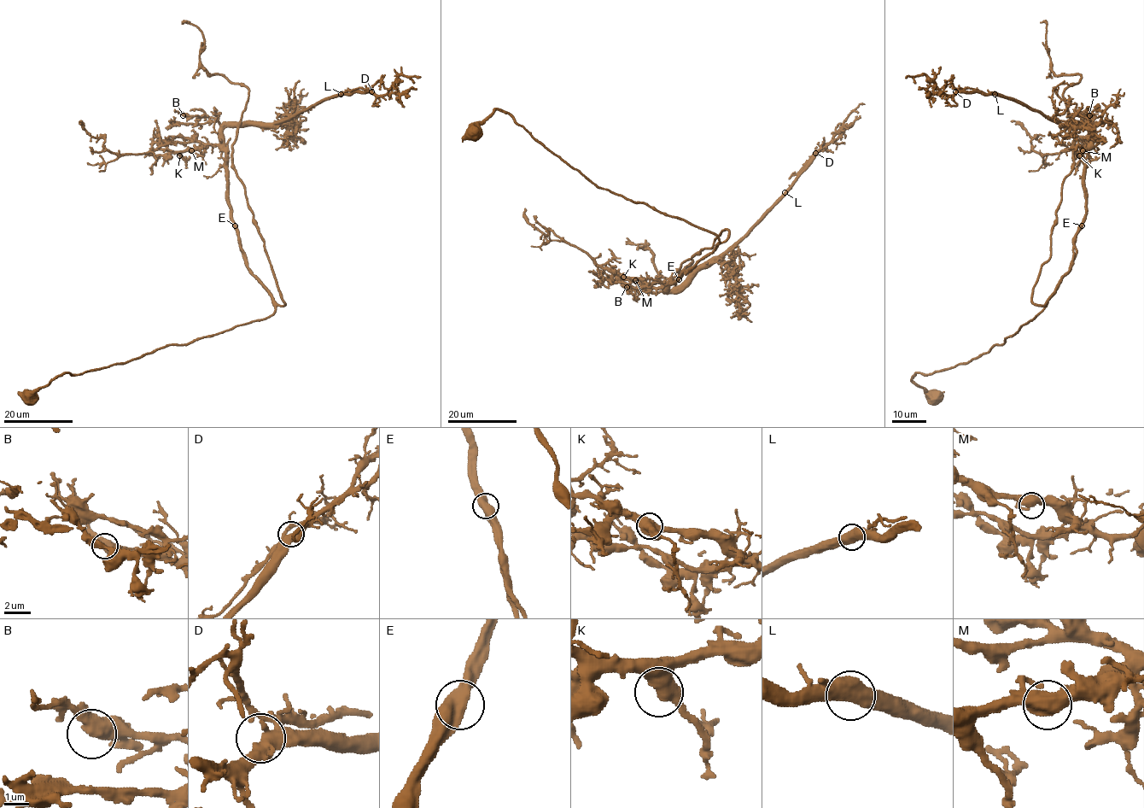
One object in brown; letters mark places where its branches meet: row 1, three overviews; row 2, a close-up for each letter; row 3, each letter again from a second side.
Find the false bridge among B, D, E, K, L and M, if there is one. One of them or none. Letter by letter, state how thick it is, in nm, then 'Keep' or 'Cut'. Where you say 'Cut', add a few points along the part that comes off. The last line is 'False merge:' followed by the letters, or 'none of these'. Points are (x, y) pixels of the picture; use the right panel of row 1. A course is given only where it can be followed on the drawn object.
B: Thickness 600 nm. Keep
D: Thickness 500 nm. Keep
E: Thickness 600 nm. Keep
K: Thickness 550 nm. Keep
L: Thickness 600 nm. Keep
M: Thickness 600 nm. Keep
False merge: none of these

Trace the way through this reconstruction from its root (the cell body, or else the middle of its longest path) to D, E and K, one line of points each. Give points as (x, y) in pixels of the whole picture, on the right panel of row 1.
D: (935, 396), (917, 373), (1001, 345), (1069, 271), (1093, 129), (955, 91)
E: (935, 396), (930, 398), (913, 377), (967, 363), (1001, 345), (1031, 319), (1069, 271), (1074, 238), (1082, 225)
K: (935, 396), (917, 373), (1001, 345), (1069, 271), (1090, 145), (1079, 155)

